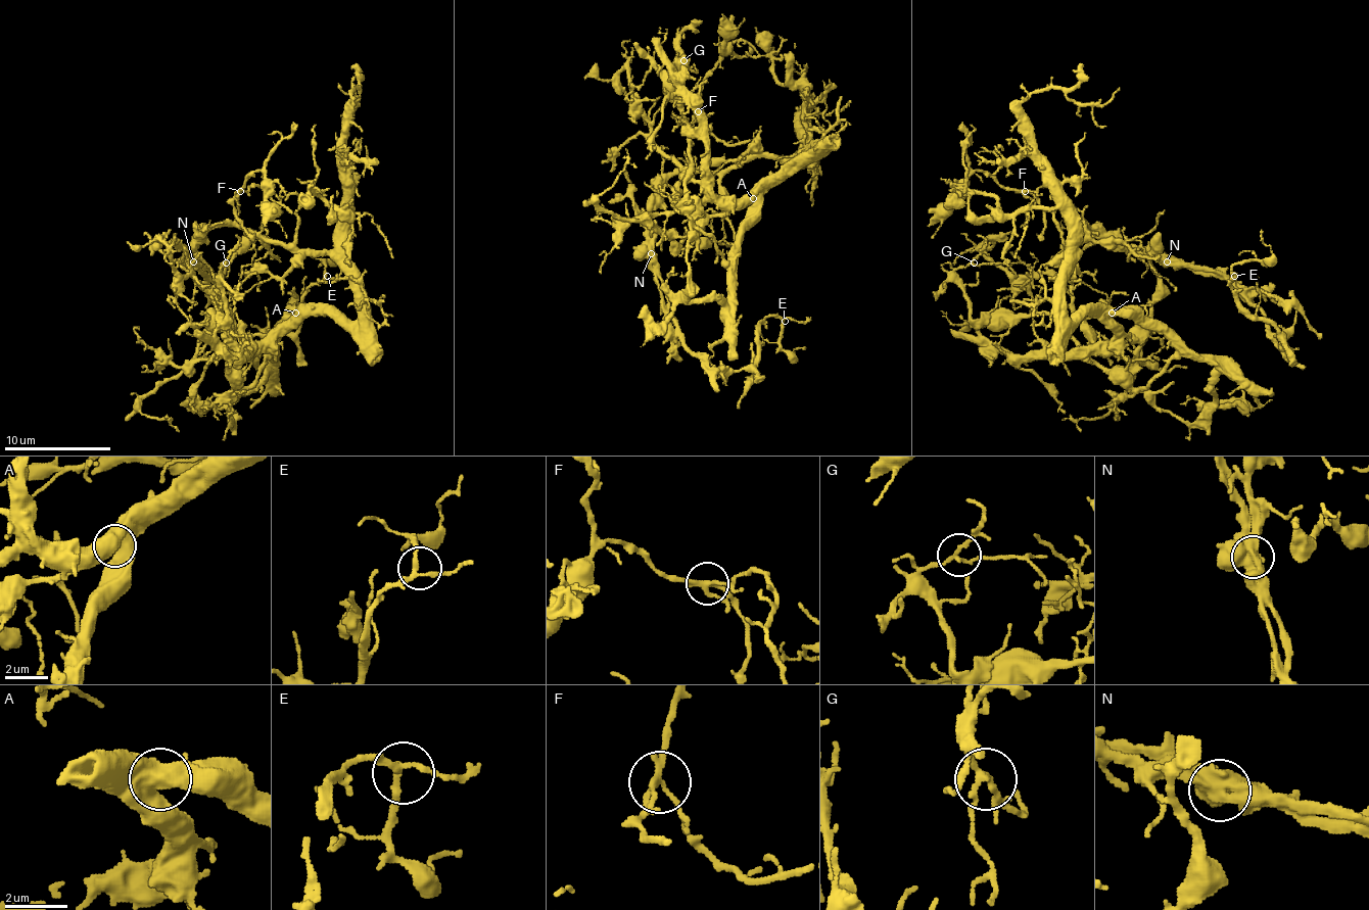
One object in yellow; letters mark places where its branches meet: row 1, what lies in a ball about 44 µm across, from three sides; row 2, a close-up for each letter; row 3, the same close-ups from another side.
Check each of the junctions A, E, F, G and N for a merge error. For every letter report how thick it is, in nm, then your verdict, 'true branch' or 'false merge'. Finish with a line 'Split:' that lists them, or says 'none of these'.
A: 650 nm thick; true branch
E: 180 nm thick; true branch
F: 200 nm thick; false merge
G: 160 nm thick; true branch
N: 700 nm thick; false merge
Split: F, N

